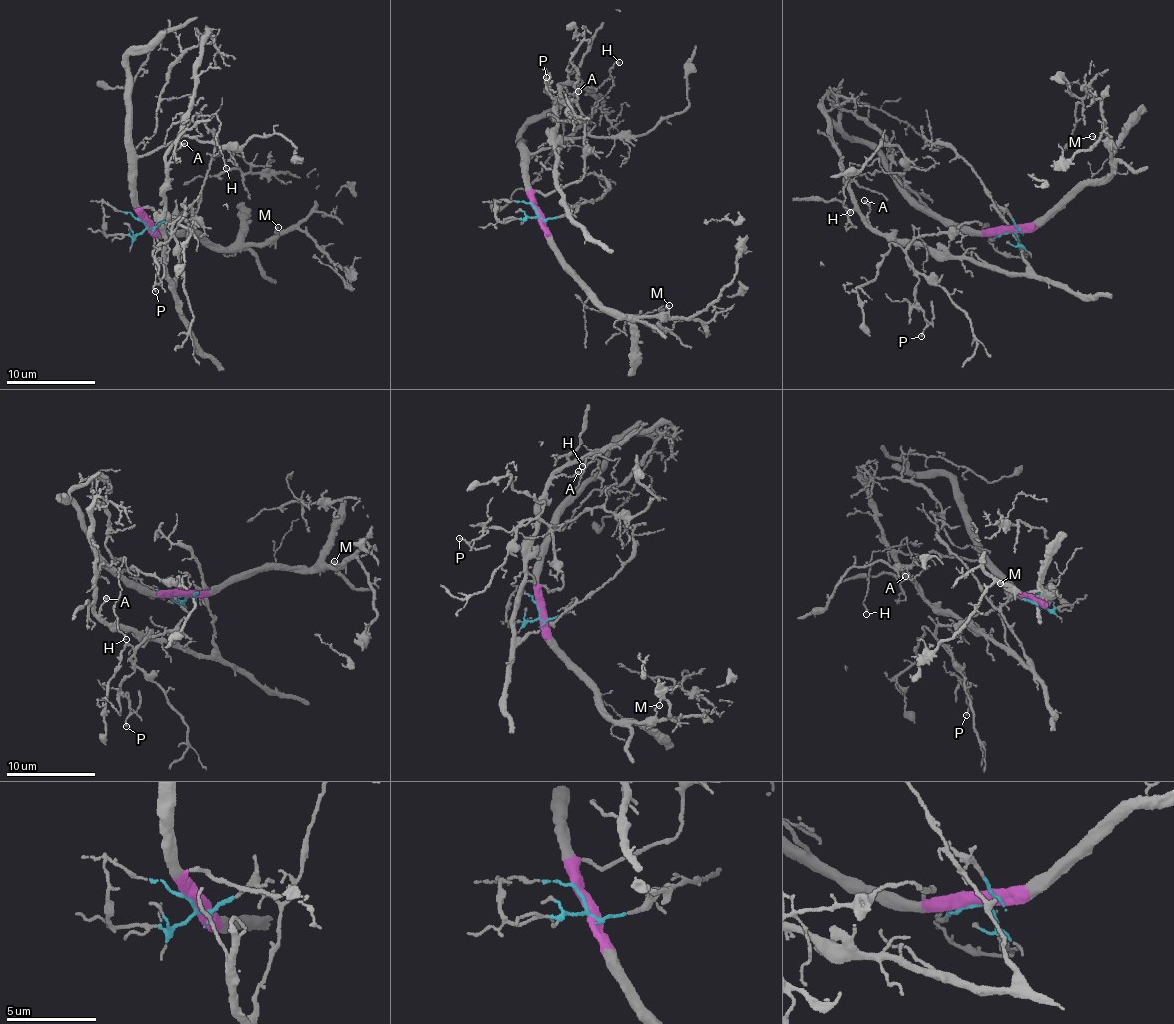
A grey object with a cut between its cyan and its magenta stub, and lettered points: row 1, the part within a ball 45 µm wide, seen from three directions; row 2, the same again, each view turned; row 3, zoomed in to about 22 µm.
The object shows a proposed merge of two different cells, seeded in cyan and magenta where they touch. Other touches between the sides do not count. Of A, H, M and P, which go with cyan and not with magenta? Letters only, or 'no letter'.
A

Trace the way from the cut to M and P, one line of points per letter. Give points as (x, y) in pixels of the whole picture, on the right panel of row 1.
M: (1009, 231), (1042, 225), (1077, 192), (1108, 176), (1110, 149), (1092, 135)
P: (1009, 231), (975, 221), (918, 236), (907, 254), (927, 324), (920, 336)

